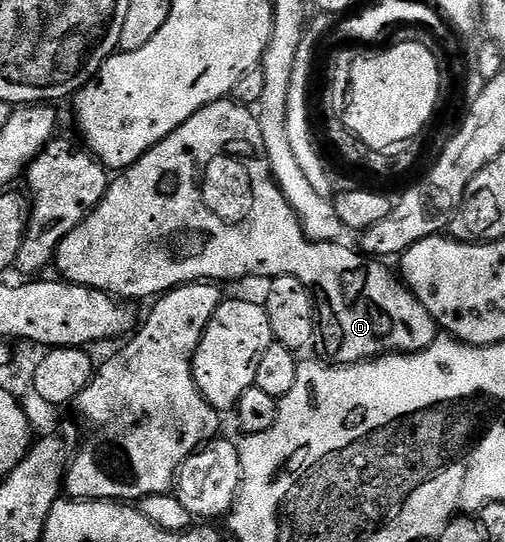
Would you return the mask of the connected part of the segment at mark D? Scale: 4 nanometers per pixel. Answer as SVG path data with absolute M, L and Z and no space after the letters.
M230 98L217 100L204 106L196 114L192 114L192 118L188 118L188 122L184 122L176 130L172 130L172 134L168 134L168 138L164 138L159 144L148 149L131 168L121 169L111 179L104 198L94 207L93 212L86 217L84 222L80 222L80 226L76 226L62 239L56 257L56 268L63 272L61 275L69 283L108 292L111 296L121 298L126 302L146 299L149 301L151 298L161 296L163 292L171 292L173 288L179 288L181 284L242 280L245 276L300 278L300 282L304 282L304 286L308 286L314 294L318 319L316 336L320 344L322 340L322 348L326 351L327 356L325 359L335 365L358 364L362 360L373 360L387 354L423 352L425 348L432 346L434 340L439 339L440 329L432 318L432 314L428 314L428 310L424 310L424 306L410 293L405 283L395 273L394 277L382 264L385 263L381 259L367 258L358 250L353 252L346 242L320 242L306 237L306 232L302 229L298 216L284 198L284 194L278 189L274 177L270 175L270 163L264 150L264 138L260 135L260 122L257 115L247 105L239 104Z

